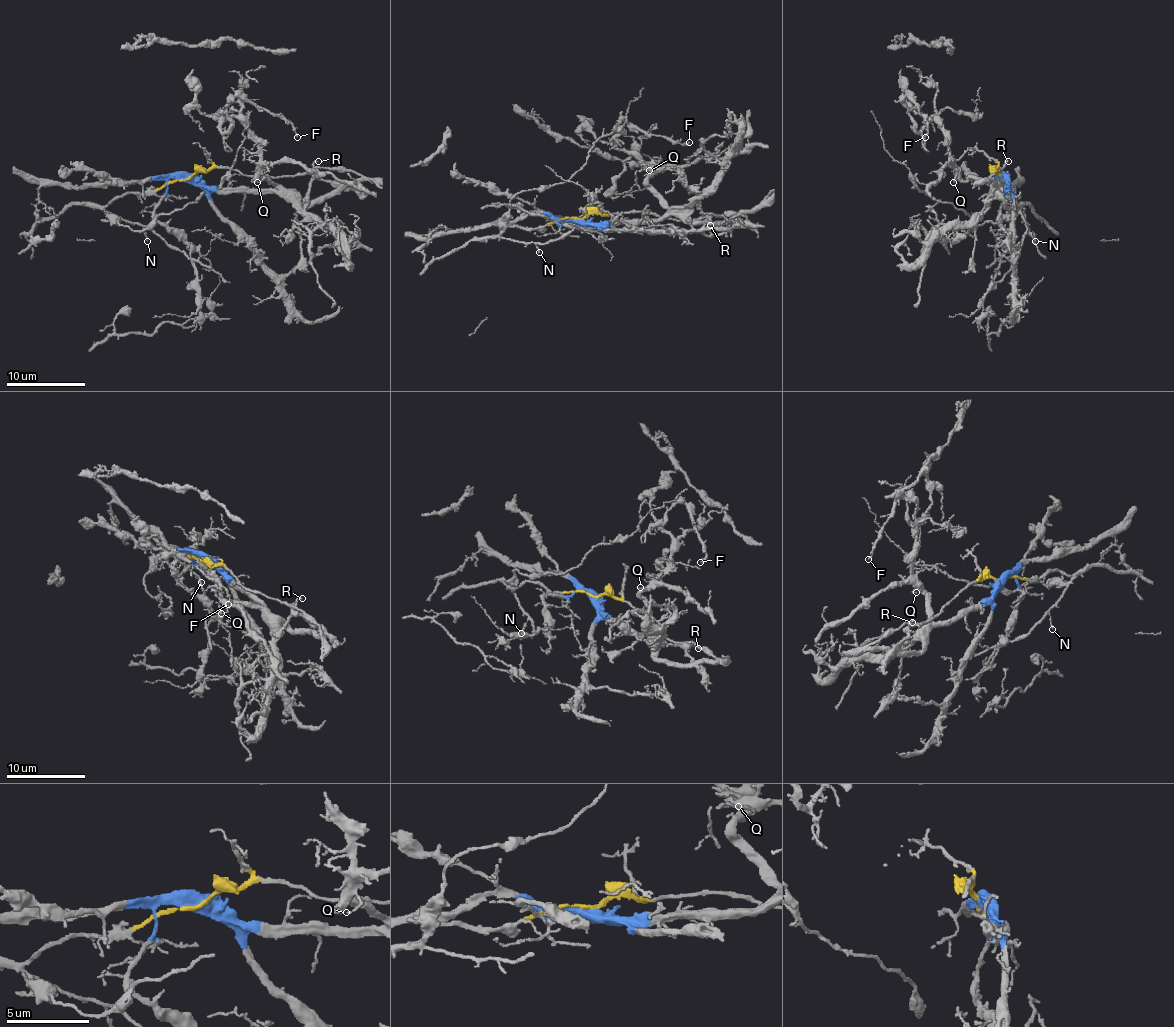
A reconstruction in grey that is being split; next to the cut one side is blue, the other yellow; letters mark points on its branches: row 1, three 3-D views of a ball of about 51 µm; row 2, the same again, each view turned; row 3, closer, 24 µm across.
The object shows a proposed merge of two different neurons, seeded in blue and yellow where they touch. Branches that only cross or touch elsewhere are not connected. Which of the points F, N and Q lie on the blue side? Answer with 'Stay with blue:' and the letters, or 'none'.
Stay with blue: F, Q

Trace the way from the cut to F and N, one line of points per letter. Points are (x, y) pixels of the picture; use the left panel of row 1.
F: (186, 178), (277, 186), (257, 180), (259, 141), (235, 117), (221, 127), (233, 100), (279, 113), (296, 137)
N: (186, 178), (170, 180), (143, 192), (117, 196), (105, 208), (141, 226), (146, 242)

